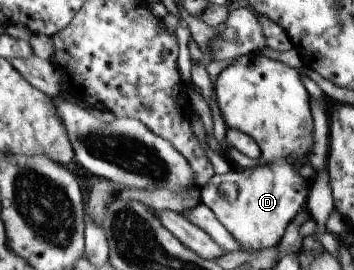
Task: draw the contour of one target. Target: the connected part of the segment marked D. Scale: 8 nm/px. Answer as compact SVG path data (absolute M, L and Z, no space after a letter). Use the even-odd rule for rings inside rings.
M279 161L262 163L256 169L230 168L223 175L213 174L208 182L198 190L198 201L207 206L216 220L236 240L238 251L255 253L271 249L279 244L286 226L300 210L309 193L310 180L298 176L298 161ZM220 184L234 184L237 194L233 200L227 200L218 194Z

